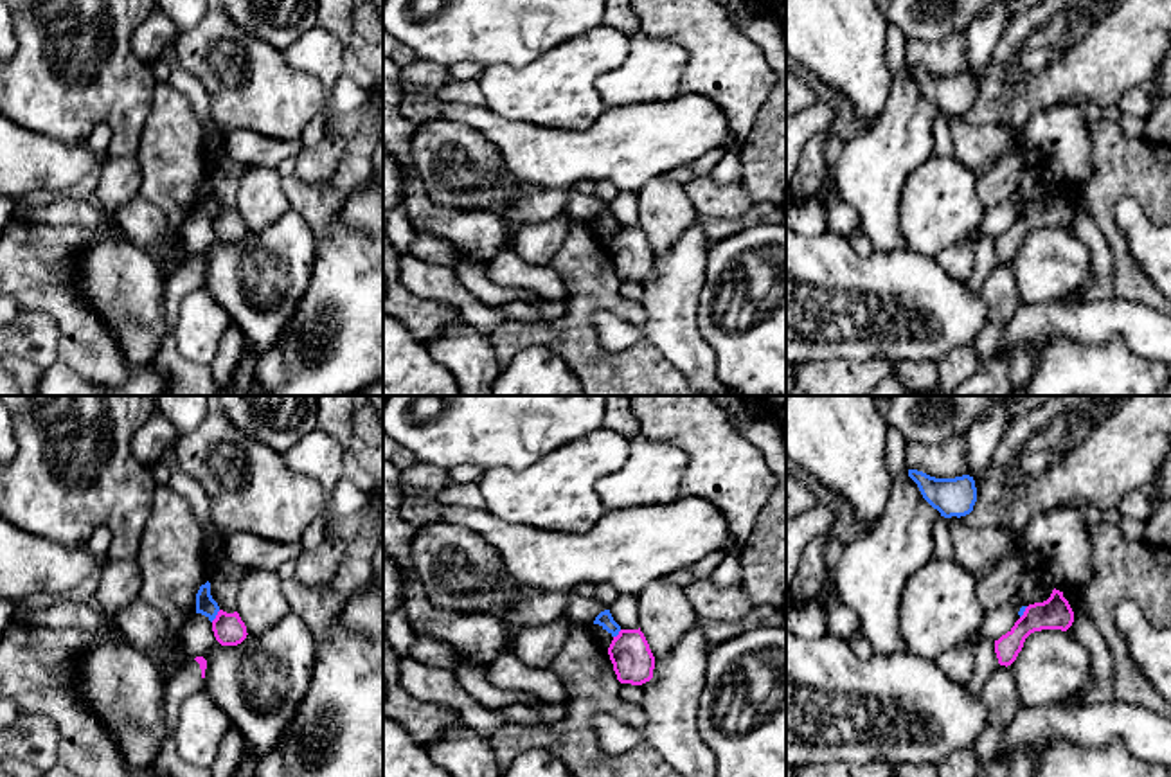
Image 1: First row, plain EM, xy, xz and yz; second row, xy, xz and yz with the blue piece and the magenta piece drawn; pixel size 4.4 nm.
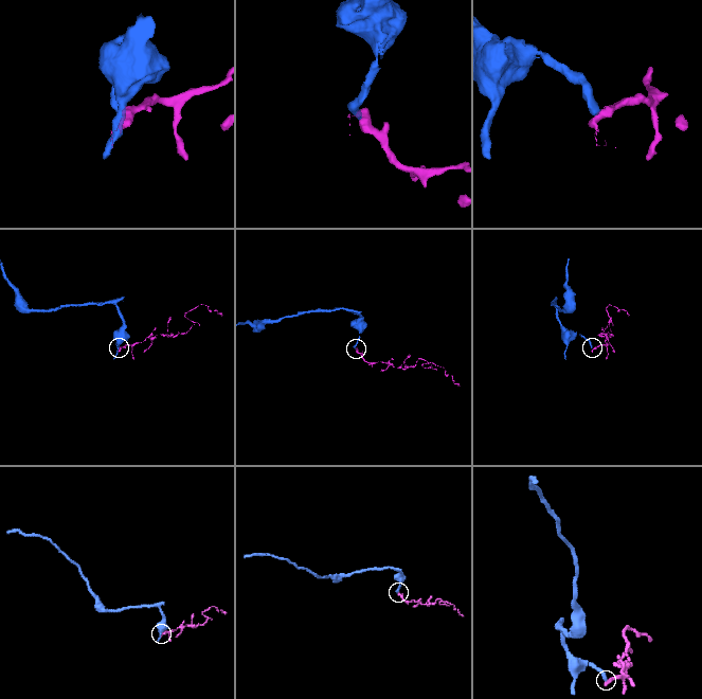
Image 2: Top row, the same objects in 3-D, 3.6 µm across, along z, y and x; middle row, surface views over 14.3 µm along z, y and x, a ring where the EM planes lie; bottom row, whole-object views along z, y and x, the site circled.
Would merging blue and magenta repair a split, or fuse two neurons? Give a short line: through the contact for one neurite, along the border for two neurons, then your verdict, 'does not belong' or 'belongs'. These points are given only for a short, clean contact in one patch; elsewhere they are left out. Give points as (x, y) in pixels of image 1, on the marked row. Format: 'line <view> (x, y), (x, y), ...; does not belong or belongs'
line xy (220, 610), (211, 621); does not belong

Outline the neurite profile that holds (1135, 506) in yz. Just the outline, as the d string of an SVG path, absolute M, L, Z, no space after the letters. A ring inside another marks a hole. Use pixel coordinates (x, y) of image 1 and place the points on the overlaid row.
M1140 487L1128 493L1117 505L1126 520L1148 522L1153 514L1149 504L1149 487Z

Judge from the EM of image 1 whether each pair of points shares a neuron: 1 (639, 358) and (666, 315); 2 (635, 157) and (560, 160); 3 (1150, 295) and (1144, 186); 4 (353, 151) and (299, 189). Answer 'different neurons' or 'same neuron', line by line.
1: different neurons
2: same neuron
3: same neuron
4: same neuron

